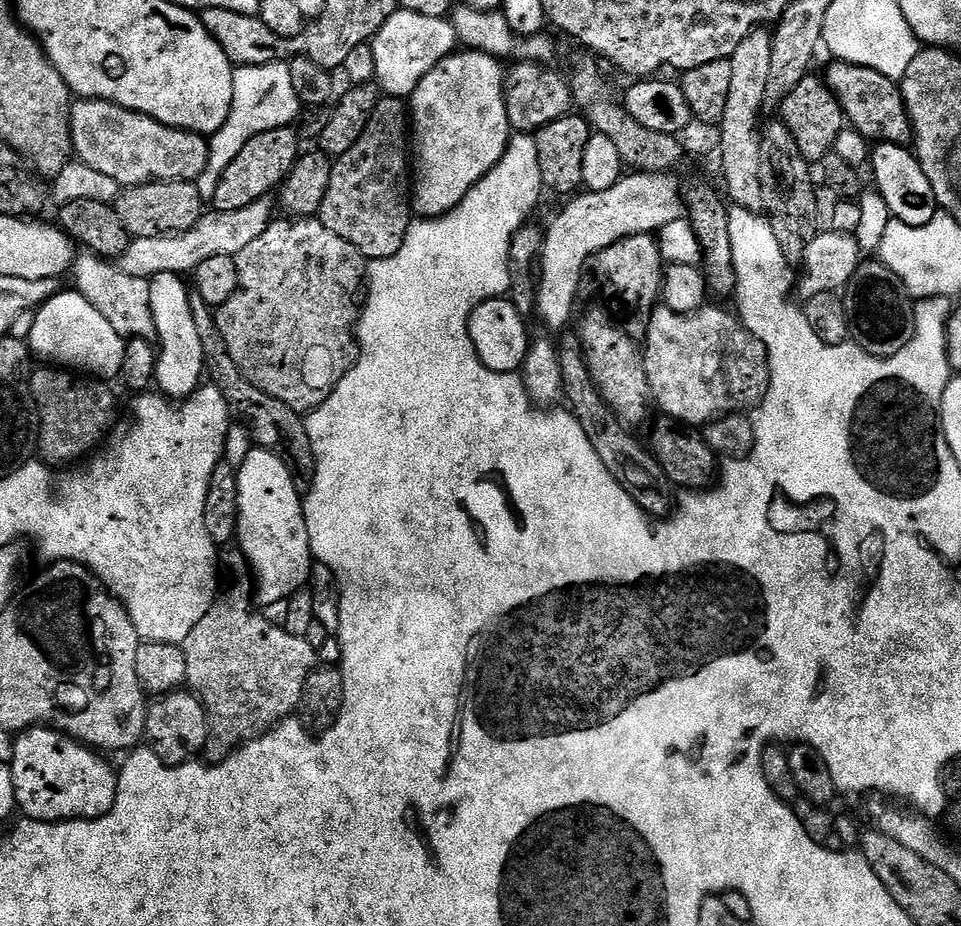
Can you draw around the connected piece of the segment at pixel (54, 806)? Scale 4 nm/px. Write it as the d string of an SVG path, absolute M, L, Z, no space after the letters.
M51 726L29 728L15 740L10 759L12 781L16 807L21 813L24 811L27 819L55 824L57 820L97 820L110 814L116 801L118 772L99 751Z

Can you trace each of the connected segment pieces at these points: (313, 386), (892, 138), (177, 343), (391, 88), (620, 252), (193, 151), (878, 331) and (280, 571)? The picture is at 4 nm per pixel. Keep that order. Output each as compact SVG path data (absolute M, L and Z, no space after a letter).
M319 218L283 219L273 219L260 237L235 256L238 290L230 294L230 302L215 309L214 315L222 342L226 342L234 366L242 370L246 382L258 386L262 394L286 402L295 412L309 414L332 397L338 382L356 365L366 261L346 238L326 230Z
M836 60L828 68L826 83L831 92L836 93L838 102L844 111L844 119L852 124L871 142L899 144L908 146L913 143L912 119L904 106L904 95L900 92L897 81L878 74L866 66L854 66L845 60Z
M158 274L149 281L150 310L154 316L157 351L156 378L157 389L169 399L185 400L199 388L204 376L204 355L199 341L198 328L190 310L189 287L182 282L179 274Z
M403 10L394 13L370 43L374 54L375 83L381 93L401 98L411 97L421 78L458 48L456 32L447 19L426 18Z
M649 234L626 237L625 240L594 254L586 262L584 271L587 283L600 288L604 295L603 303L618 321L619 327L623 328L631 340L643 342L650 330L652 311L662 300L665 268L660 253L660 241L655 235Z
M77 99L70 118L72 151L81 164L114 178L122 186L157 180L194 182L208 165L209 141L203 135L168 128L141 112L131 112L109 100Z
M863 261L858 270L855 271L854 278L843 289L842 299L848 315L848 331L851 343L857 344L863 352L868 352L872 356L881 358L893 356L898 354L898 350L906 350L906 346L914 338L916 333L916 310L913 297L902 280L893 271L885 267L881 261Z
M253 447L252 453L238 464L238 526L236 540L238 547L248 560L249 569L254 577L254 596L264 604L283 605L289 596L301 591L309 583L308 575L314 569L314 557L310 550L310 538L306 534L302 494L294 486L290 470L282 466L274 454Z

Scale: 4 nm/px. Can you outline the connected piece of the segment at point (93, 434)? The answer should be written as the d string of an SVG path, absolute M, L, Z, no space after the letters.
M40 366L30 376L38 417L38 456L49 466L68 464L94 447L116 418L116 396L103 380L55 366Z

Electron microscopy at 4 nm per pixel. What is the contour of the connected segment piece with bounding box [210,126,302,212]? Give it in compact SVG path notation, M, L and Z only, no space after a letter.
M295 127L275 128L266 130L238 153L238 158L226 166L218 182L218 190L214 190L214 198L210 204L215 211L225 212L226 210L242 210L242 206L250 206L254 202L271 197L284 183L285 178L302 155L300 148L300 136L295 132Z

